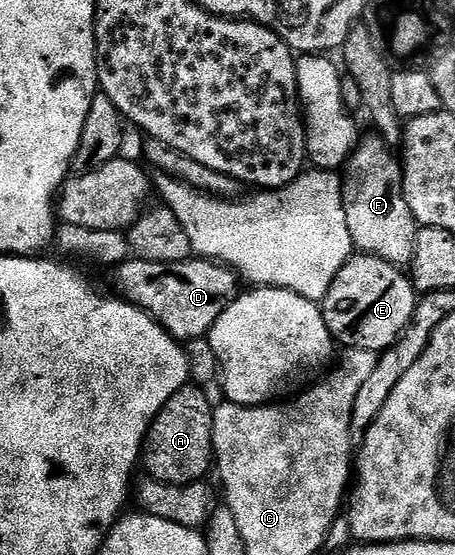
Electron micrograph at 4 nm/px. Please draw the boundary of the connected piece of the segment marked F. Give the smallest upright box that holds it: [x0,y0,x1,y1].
[341,133,418,268]

